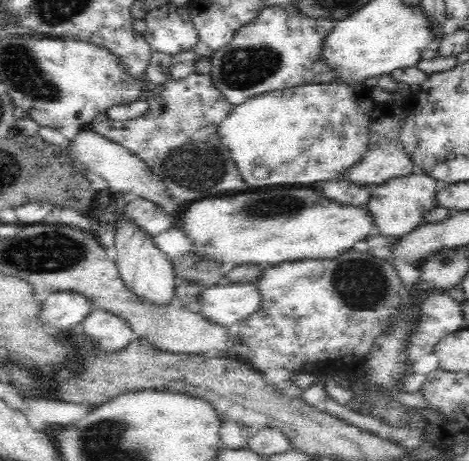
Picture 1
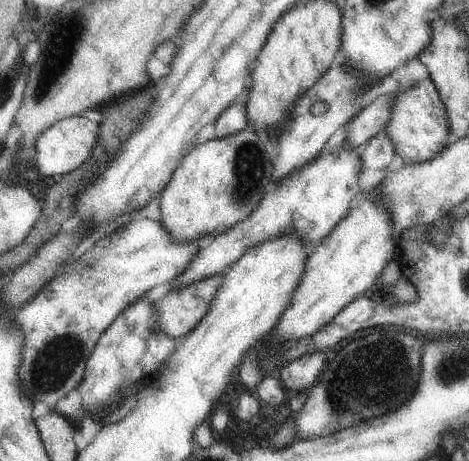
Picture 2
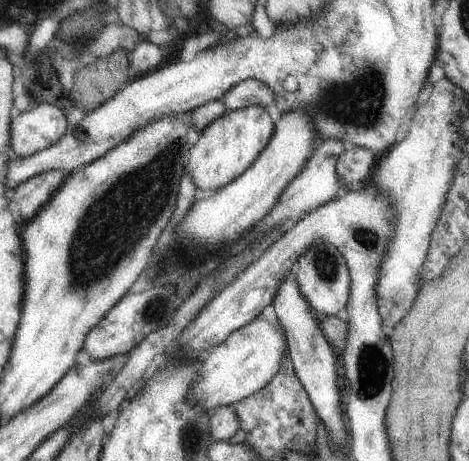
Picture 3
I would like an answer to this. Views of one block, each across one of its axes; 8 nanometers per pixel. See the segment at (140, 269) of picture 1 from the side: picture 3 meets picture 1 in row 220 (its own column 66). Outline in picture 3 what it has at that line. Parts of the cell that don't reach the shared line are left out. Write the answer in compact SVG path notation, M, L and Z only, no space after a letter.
M39 104L25 112L13 112L9 124L9 156L27 158L53 146L67 132L65 116L53 104Z

